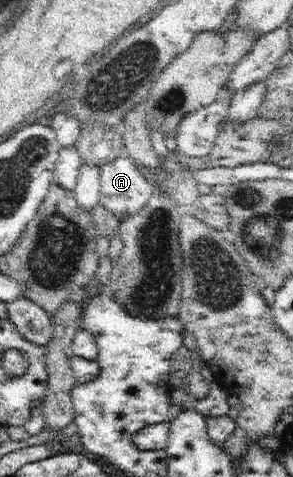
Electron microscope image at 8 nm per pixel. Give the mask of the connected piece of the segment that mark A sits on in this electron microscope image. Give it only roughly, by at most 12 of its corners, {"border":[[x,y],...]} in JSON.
{"border":[[124,153],[101,167],[99,203],[121,221],[153,194]]}

